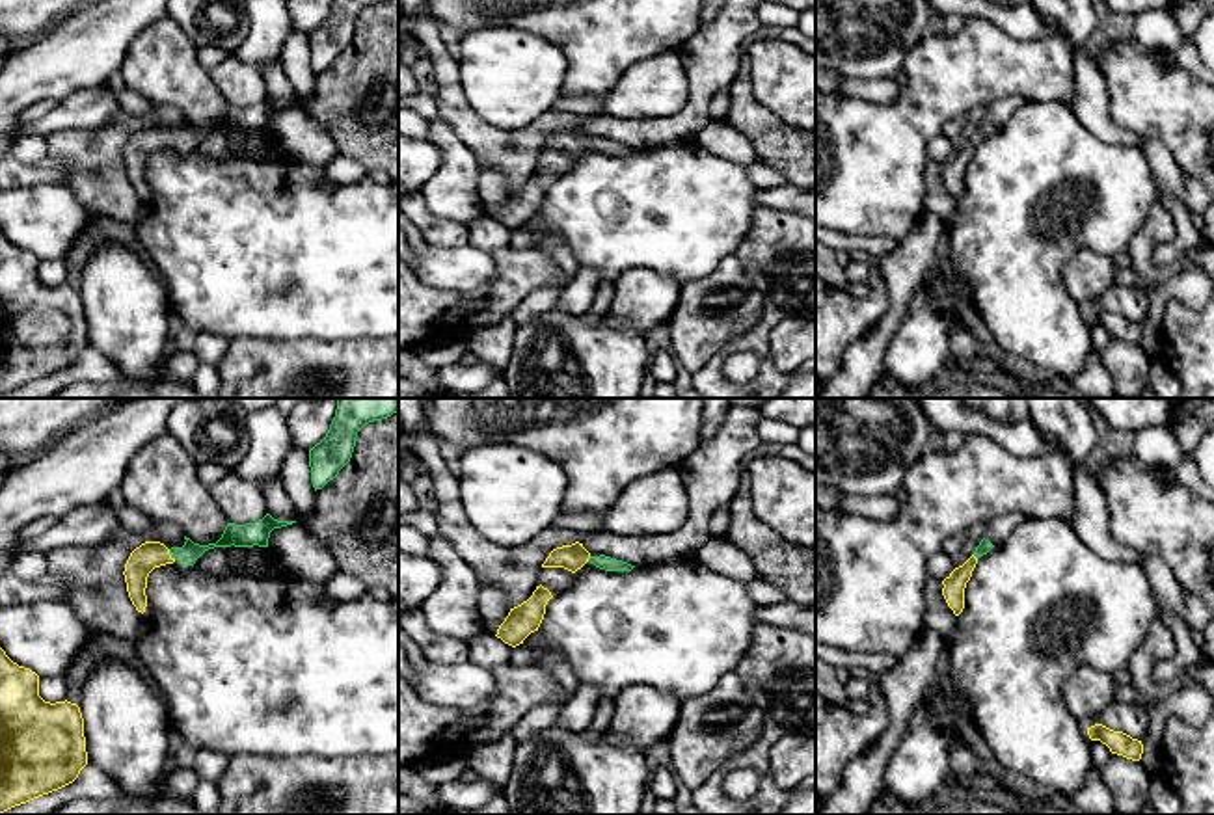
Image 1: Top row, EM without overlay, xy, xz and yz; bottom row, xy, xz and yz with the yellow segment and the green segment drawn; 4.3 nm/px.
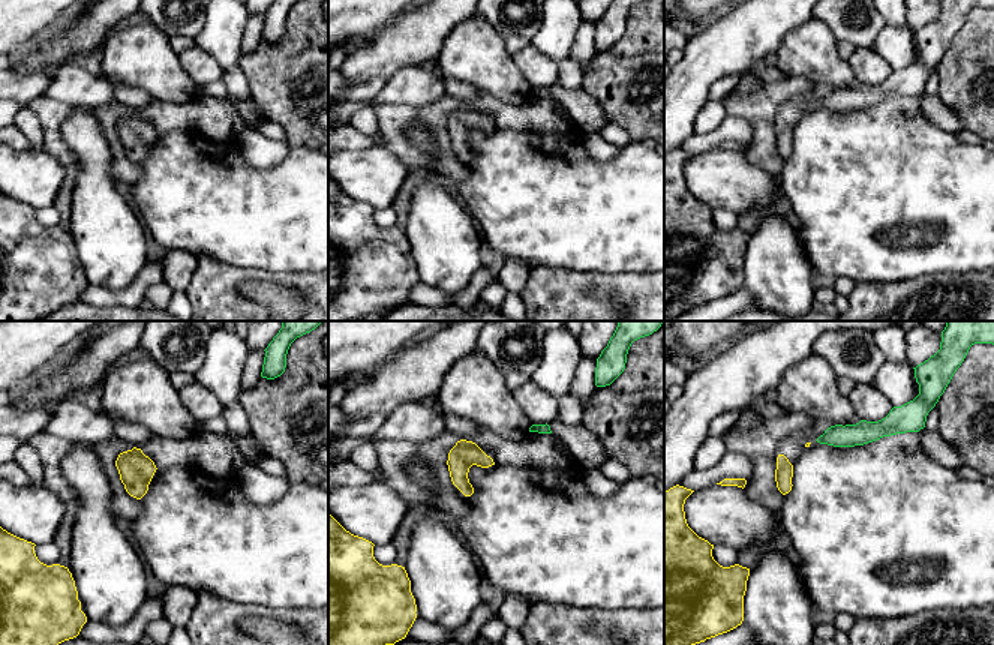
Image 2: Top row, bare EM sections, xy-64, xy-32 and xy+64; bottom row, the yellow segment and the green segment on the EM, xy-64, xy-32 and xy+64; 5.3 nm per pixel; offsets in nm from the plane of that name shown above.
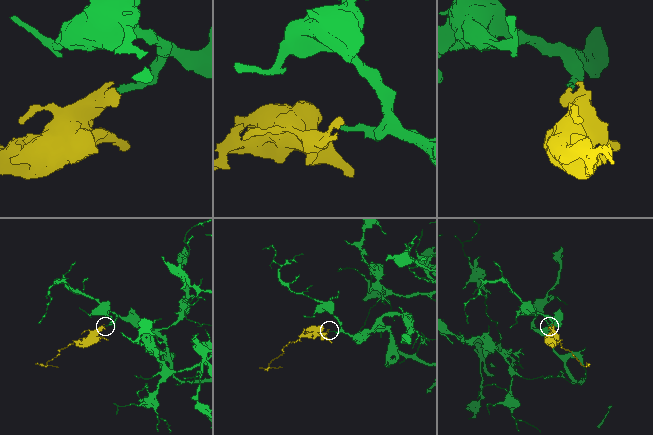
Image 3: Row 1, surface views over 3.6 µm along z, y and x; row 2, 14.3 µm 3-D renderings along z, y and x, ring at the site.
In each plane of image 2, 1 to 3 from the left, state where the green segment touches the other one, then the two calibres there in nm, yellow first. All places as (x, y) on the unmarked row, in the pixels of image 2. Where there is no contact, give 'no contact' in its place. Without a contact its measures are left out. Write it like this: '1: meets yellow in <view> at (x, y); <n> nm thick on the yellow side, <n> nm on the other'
1: no contact
2: no contact
3: no contact

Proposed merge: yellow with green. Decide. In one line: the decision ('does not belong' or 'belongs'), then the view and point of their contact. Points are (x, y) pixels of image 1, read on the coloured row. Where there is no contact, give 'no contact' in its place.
belongs; meets yellow in xy at (170, 555)

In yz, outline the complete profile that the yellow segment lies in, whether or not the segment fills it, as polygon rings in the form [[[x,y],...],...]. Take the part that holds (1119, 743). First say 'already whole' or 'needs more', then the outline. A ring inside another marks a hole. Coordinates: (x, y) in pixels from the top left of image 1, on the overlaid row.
already whole | [[[1095,724],[1087,728],[1087,735],[1091,741],[1100,741],[1110,748],[1112,754],[1123,755],[1132,761],[1140,761],[1143,754],[1143,744],[1138,739],[1123,731],[1113,731],[1102,724]]]

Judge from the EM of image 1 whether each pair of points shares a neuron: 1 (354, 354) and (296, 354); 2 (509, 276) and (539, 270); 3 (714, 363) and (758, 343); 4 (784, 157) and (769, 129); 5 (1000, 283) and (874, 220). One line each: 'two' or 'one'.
1: one
2: one
3: one
4: one
5: two

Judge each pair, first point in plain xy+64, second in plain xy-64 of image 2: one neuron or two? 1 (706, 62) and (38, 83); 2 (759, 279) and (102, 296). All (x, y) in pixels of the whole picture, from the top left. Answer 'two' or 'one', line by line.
1: two
2: two

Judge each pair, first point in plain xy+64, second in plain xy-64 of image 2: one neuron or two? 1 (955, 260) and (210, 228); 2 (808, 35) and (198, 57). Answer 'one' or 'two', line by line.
1: one
2: two

